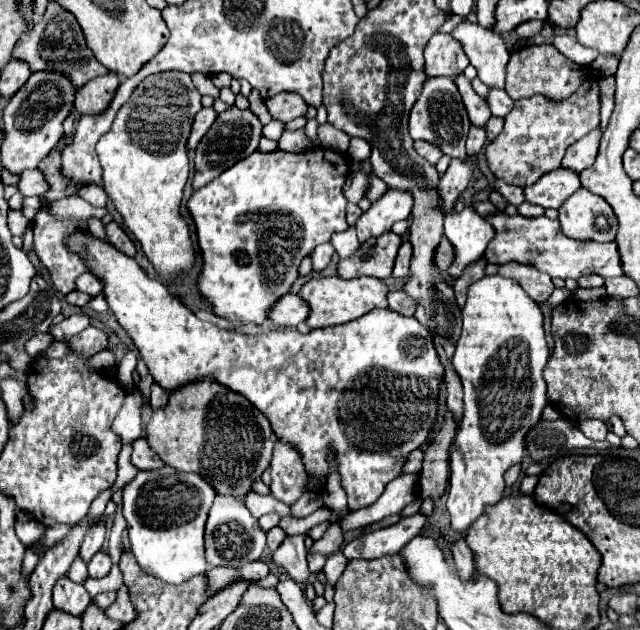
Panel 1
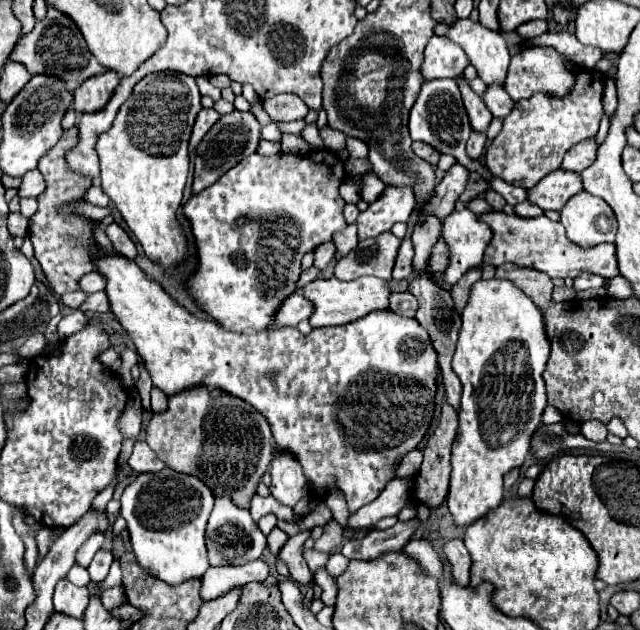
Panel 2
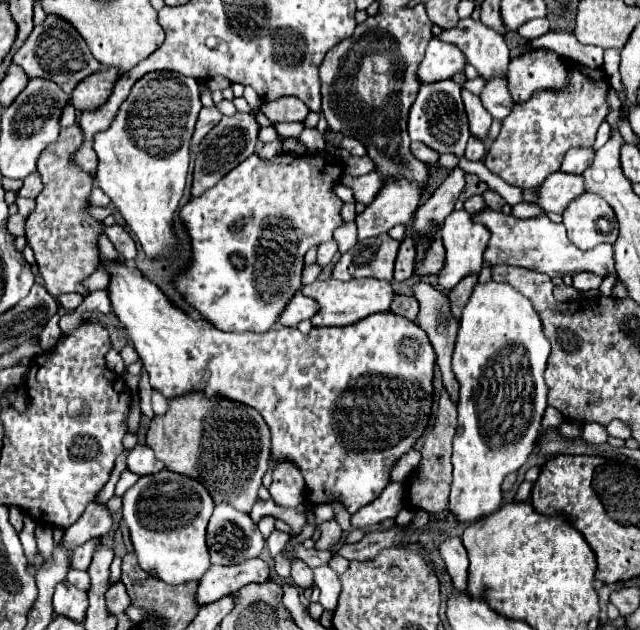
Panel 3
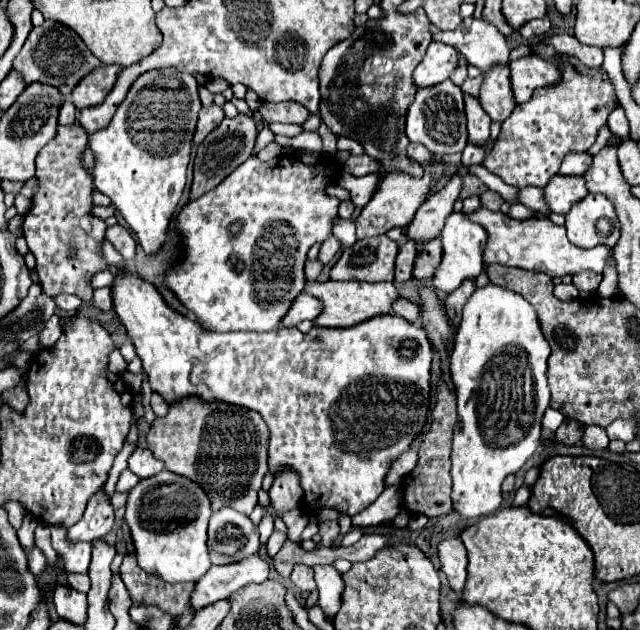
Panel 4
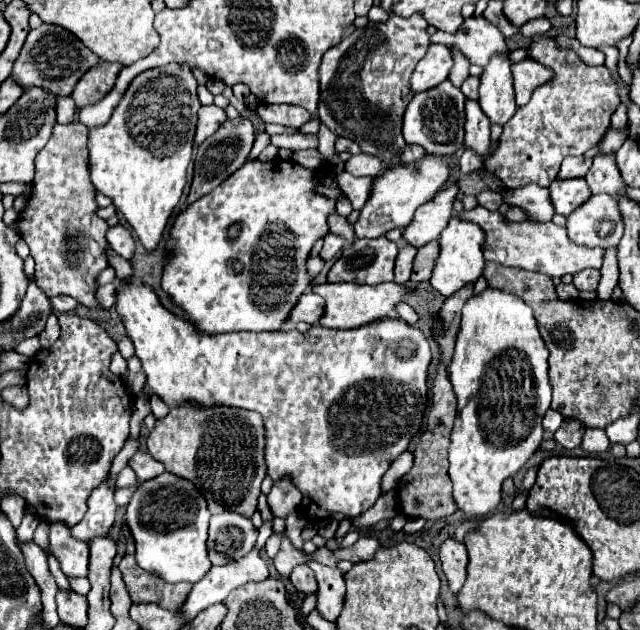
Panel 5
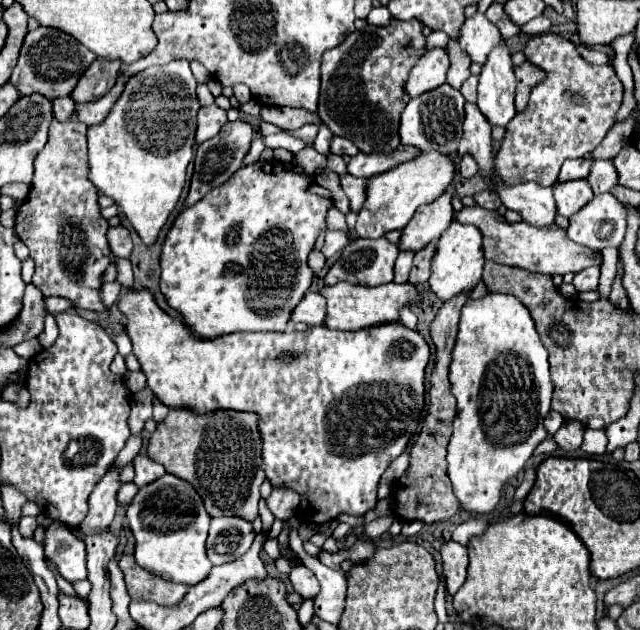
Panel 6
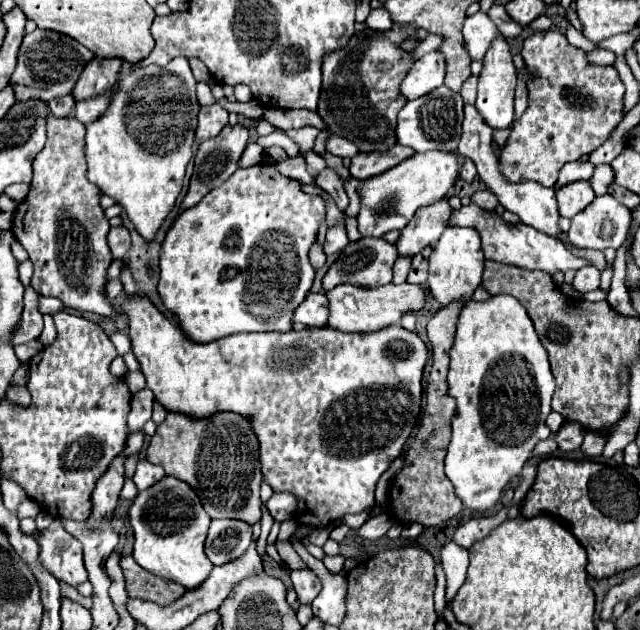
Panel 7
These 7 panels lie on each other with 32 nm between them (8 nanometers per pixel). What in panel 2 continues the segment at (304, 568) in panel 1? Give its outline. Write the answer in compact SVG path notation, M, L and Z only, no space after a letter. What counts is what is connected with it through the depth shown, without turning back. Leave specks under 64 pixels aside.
M306 530L302 534L290 536L286 540L286 544L276 554L276 560L282 560L288 566L290 578L302 586L306 586L312 580L312 572L308 570L308 564L302 556L302 548L304 548L305 541L310 537L310 533L311 530Z

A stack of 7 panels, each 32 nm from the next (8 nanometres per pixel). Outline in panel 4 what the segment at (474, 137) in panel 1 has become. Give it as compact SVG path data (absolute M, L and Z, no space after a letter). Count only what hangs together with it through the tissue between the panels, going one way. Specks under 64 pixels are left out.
M468 144L464 148L464 152L462 152L462 164L464 166L468 166L468 164L482 164L484 156L486 156L486 150L484 148L480 148L476 144Z

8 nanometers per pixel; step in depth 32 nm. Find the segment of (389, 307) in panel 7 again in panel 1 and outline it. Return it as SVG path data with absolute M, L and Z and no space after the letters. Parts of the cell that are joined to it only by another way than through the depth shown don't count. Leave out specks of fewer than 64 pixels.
M340 276L312 278L300 290L300 298L304 298L304 302L310 308L306 324L312 330L356 320L356 318L364 316L366 312L370 312L372 308L386 308L388 306L386 294L388 294L386 284L382 280L378 280L378 278L368 278L368 276L364 276L364 278L352 278L352 280L344 280Z

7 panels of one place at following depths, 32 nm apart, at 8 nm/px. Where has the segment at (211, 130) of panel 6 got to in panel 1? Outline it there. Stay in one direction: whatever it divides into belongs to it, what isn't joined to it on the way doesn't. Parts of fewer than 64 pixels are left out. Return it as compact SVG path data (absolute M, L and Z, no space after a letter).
M202 108L198 114L196 114L196 120L192 124L192 132L188 136L188 150L194 150L198 146L198 142L202 140L202 136L208 132L208 128L212 126L212 122L216 120L216 112L214 108Z

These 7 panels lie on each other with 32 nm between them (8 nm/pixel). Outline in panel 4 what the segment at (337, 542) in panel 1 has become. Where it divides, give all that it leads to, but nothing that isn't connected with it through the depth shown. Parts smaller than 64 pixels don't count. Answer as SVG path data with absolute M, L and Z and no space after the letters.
M330 520L330 522L320 522L320 542L316 544L316 546L320 546L320 548L330 548L334 542L336 542L336 538L340 536L340 526L338 526L338 522L336 520Z

